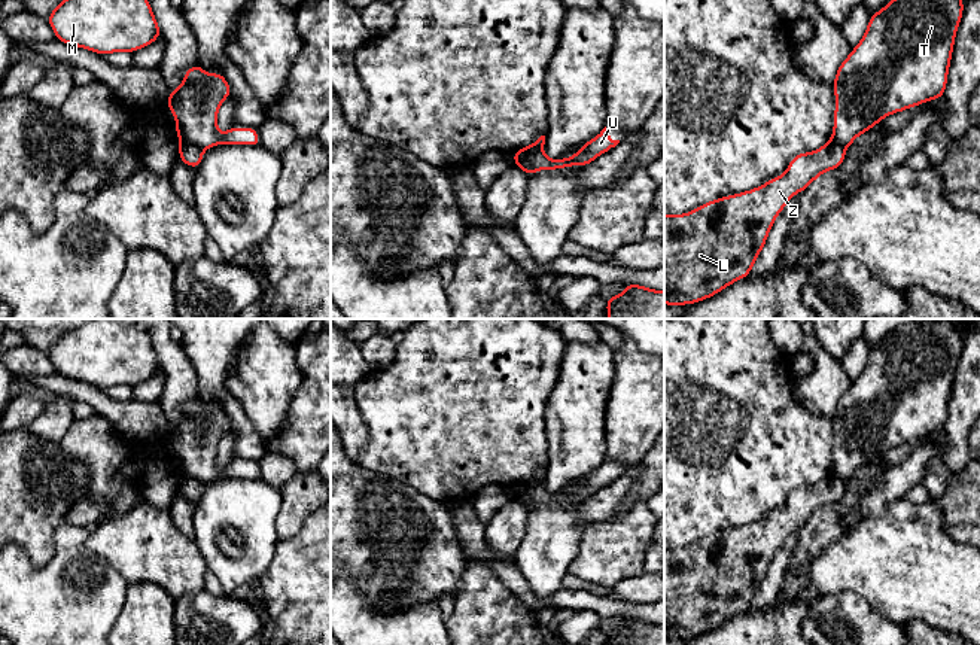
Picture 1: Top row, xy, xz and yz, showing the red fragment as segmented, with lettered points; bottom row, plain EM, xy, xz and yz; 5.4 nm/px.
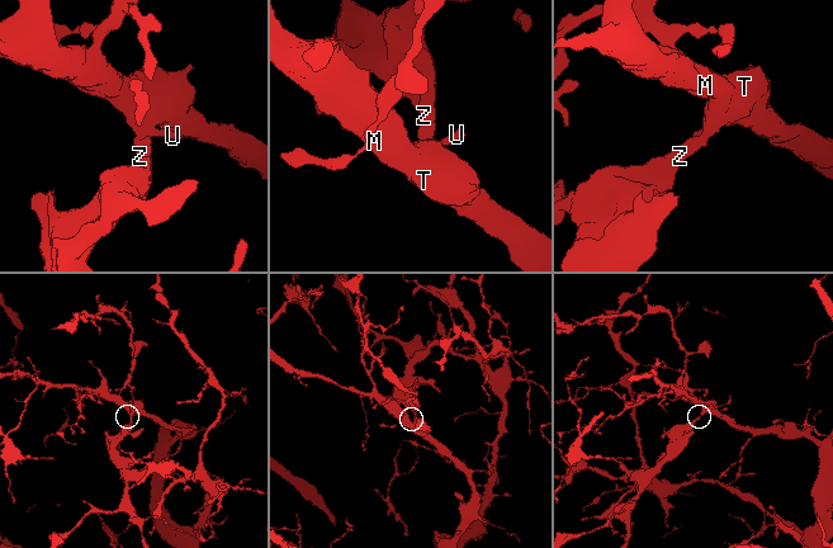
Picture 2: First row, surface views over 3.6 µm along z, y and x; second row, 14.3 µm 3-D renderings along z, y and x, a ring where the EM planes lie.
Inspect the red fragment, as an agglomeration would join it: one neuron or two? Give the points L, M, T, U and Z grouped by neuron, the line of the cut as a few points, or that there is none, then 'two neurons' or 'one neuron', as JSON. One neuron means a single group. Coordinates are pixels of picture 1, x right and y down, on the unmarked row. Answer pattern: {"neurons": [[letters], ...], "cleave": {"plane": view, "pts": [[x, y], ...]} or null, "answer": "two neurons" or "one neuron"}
{"neurons": [["L", "Z"], ["M", "T", "U"]], "cleave": {"plane": "xz", "pts": [[541, 484], [514, 496]]}, "answer": "two neurons"}

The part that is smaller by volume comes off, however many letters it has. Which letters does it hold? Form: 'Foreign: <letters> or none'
Foreign: L, Z

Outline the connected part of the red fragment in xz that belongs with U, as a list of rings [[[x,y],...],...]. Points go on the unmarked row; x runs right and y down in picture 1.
[[[605,460],[594,472],[584,477],[582,481],[570,492],[550,493],[544,486],[523,495],[514,496],[527,509],[535,508],[538,503],[563,503],[567,501],[584,499],[587,501],[602,487],[611,484],[620,474],[609,472],[609,463]]]

